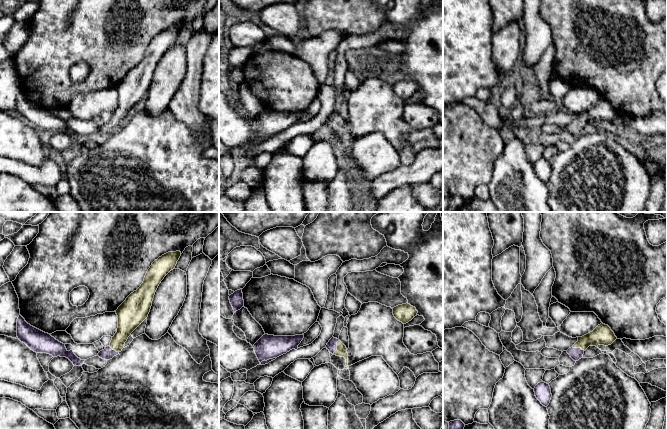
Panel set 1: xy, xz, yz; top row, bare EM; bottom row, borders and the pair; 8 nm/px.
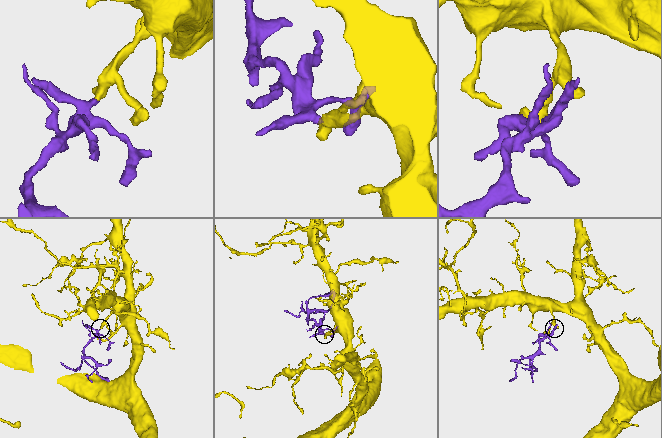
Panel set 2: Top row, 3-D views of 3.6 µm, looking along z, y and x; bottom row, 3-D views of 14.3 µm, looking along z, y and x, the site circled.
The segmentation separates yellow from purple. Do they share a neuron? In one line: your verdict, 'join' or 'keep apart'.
join

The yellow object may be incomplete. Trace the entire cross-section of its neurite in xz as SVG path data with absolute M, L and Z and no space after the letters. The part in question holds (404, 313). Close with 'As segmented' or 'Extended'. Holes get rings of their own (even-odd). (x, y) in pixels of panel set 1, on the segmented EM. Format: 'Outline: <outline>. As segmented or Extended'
Outline: M402 304L398 305L393 309L393 315L394 317L402 322L403 324L408 323L411 321L418 313L415 307L411 306L410 304Z. As segmented

